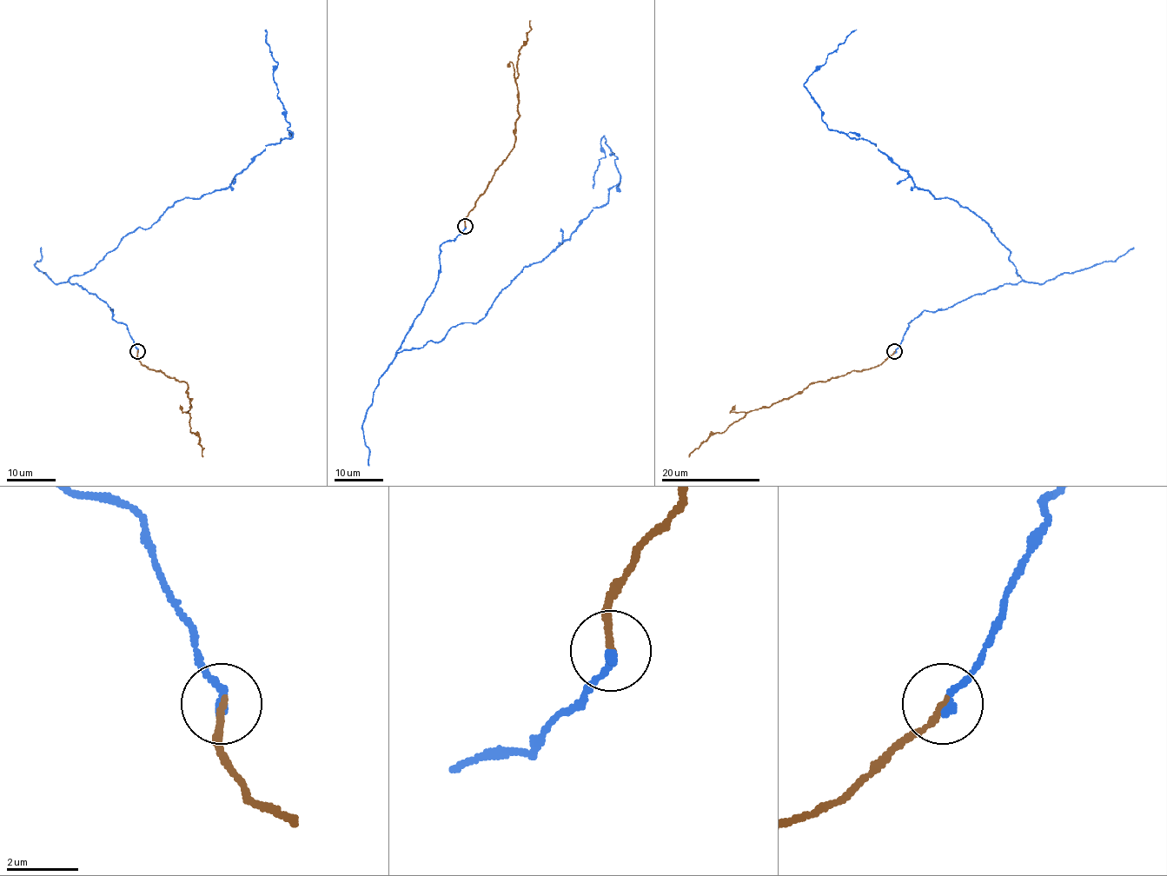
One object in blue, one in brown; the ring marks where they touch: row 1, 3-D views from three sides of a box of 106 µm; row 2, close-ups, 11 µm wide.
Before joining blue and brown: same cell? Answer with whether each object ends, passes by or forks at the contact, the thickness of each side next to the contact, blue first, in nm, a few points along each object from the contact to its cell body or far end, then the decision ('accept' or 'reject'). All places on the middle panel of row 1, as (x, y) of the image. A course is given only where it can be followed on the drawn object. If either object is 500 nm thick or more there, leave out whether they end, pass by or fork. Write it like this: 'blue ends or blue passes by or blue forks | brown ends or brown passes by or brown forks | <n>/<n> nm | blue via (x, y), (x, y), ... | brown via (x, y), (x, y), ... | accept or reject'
blue ends | brown ends | 280/170 nm | blue via (466, 226), (440, 247), (437, 282), (396, 353), (476, 323), (608, 200), (619, 176), (603, 136), (593, 188) | brown via (466, 226), (466, 216), (514, 142), (519, 57), (531, 20) | accept

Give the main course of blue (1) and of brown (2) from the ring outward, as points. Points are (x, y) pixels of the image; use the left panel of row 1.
1: (138, 351), (109, 307), (69, 280), (182, 198), (224, 190), (265, 145), (292, 137), (265, 29)
2: (138, 351), (138, 360), (146, 368), (187, 383), (191, 430), (199, 438), (203, 456)

